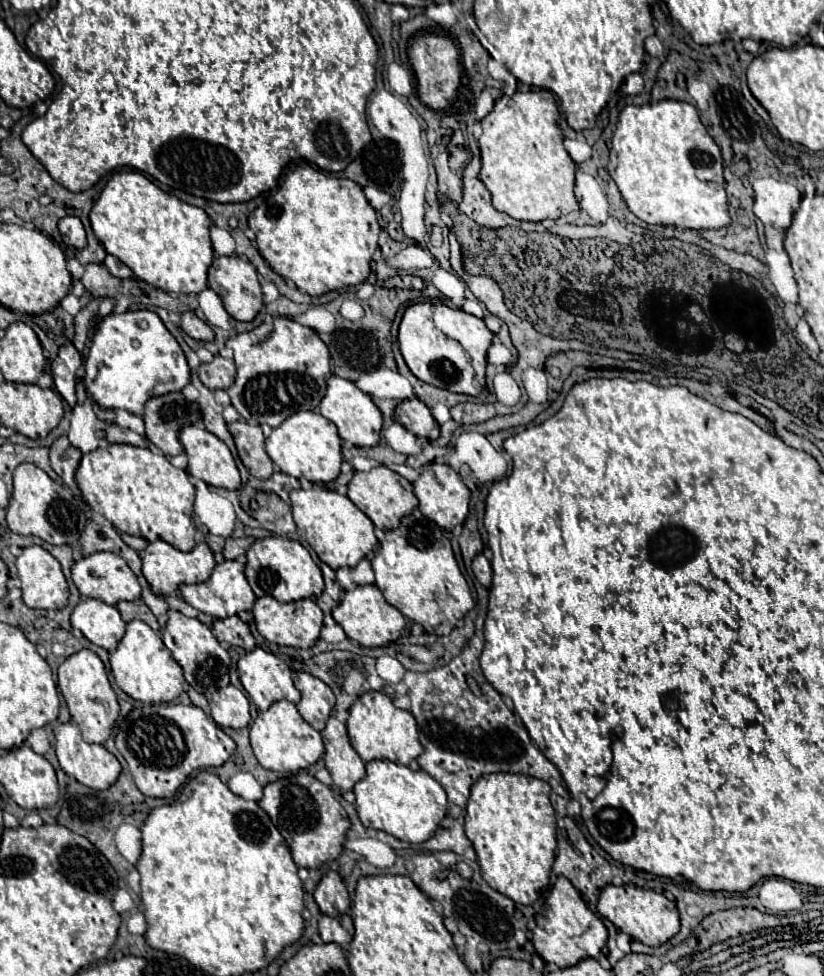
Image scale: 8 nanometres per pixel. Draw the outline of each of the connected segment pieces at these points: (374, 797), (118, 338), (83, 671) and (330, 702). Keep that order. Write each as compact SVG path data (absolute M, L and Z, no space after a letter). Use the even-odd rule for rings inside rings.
M391 760L367 762L367 776L355 784L353 792L357 798L355 808L363 826L383 830L413 844L429 840L447 814L447 794L435 778L423 770L411 770L409 766Z
M137 310L109 314L97 328L89 348L89 362L97 366L97 376L87 382L87 390L99 406L141 414L145 402L153 396L179 392L189 384L185 354L155 312ZM139 322L145 322L145 328L141 328Z
M81 650L81 652L69 656L59 666L57 676L59 676L57 684L59 684L59 690L63 690L63 698L67 702L69 714L79 724L85 742L103 744L111 736L111 728L119 714L119 704L117 704L117 696L109 684L105 666L99 660L99 656L91 650Z
M295 672L293 682L301 692L301 700L297 704L299 714L303 720L317 730L323 730L327 718L335 708L335 694L333 690L319 678L309 672Z

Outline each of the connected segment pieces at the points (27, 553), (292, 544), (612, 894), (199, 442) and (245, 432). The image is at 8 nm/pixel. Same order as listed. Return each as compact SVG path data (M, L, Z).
M27 546L17 556L23 600L29 608L57 610L67 606L69 588L59 562L41 546Z
M267 536L255 540L255 544L247 552L247 568L245 576L255 596L273 596L279 602L291 602L301 598L319 598L325 582L319 566L313 562L307 548L303 548L297 540L289 540L283 536Z
M607 884L601 890L597 912L603 918L611 920L621 932L629 934L633 940L639 940L647 946L661 946L679 932L679 912L673 902L669 902L663 894L637 888L637 886L629 886L629 884L623 884L623 886Z
M187 424L179 432L179 440L189 458L189 474L217 488L237 490L241 486L235 460L225 442L215 434L205 428L197 428L195 424Z
M237 420L229 424L229 432L235 438L237 454L243 466L249 470L251 476L257 480L267 480L273 474L273 462L265 452L265 436L261 426L249 424L245 420Z

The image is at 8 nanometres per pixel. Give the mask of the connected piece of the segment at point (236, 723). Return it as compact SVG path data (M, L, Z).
M229 684L211 696L211 716L219 726L245 728L251 720L251 702L243 690Z

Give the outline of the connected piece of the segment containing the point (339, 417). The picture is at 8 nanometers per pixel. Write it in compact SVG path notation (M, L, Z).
M331 374L327 378L327 394L321 400L321 414L331 420L337 430L339 436L355 446L377 446L381 440L381 428L383 428L383 414L379 412L379 408L375 406L375 402L371 400L369 394L365 394L363 390L359 390L355 386L355 382L345 380L337 374Z

